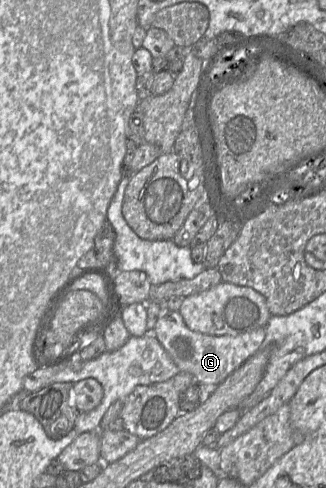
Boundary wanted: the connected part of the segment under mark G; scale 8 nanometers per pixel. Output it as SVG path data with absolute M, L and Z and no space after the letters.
M161 307L153 334L180 371L194 376L205 388L216 388L260 349L265 329L257 328L239 335L211 336L192 331L178 311Z

